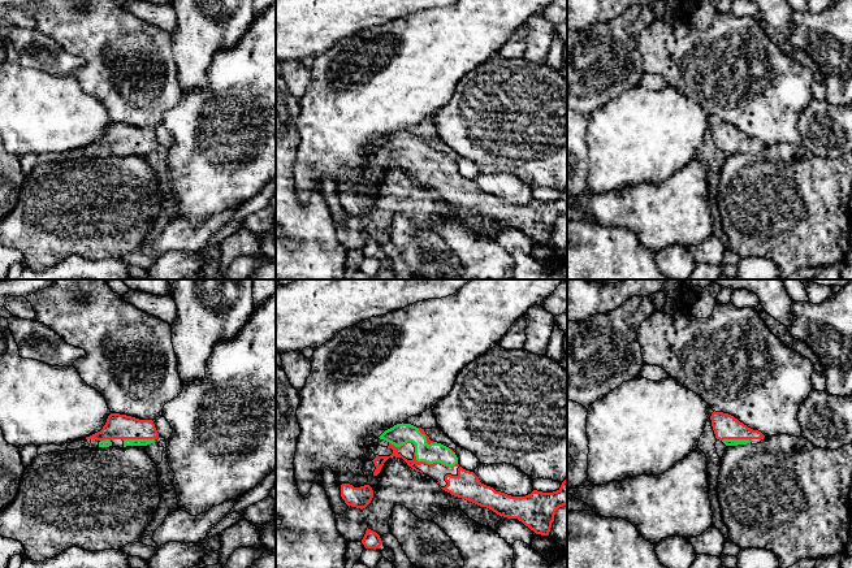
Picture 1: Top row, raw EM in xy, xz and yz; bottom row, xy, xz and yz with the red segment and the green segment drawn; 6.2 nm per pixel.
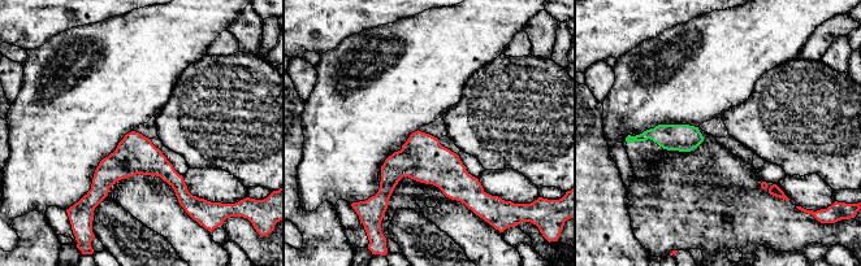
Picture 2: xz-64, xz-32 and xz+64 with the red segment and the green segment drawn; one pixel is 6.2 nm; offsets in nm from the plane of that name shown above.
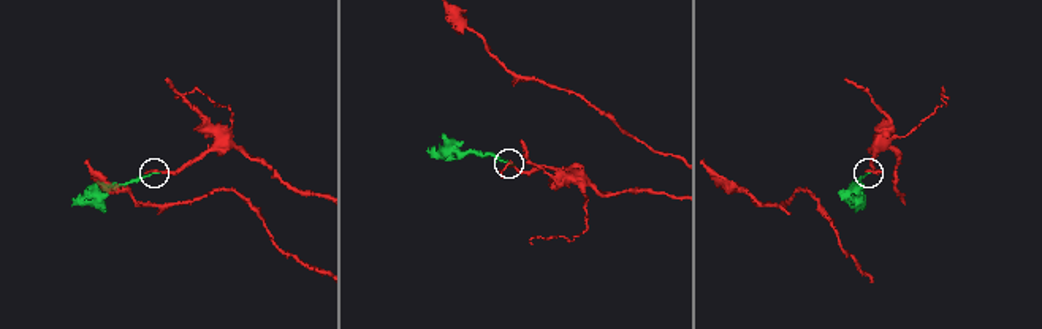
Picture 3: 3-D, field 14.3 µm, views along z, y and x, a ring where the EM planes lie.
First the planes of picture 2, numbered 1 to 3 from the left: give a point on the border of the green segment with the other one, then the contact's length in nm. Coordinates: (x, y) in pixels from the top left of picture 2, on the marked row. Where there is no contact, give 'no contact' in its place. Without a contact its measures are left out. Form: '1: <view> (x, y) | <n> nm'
1: no contact
2: no contact
3: no contact

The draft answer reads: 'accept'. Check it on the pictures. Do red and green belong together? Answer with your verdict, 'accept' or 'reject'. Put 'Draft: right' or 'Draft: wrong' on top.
Draft: right
accept

